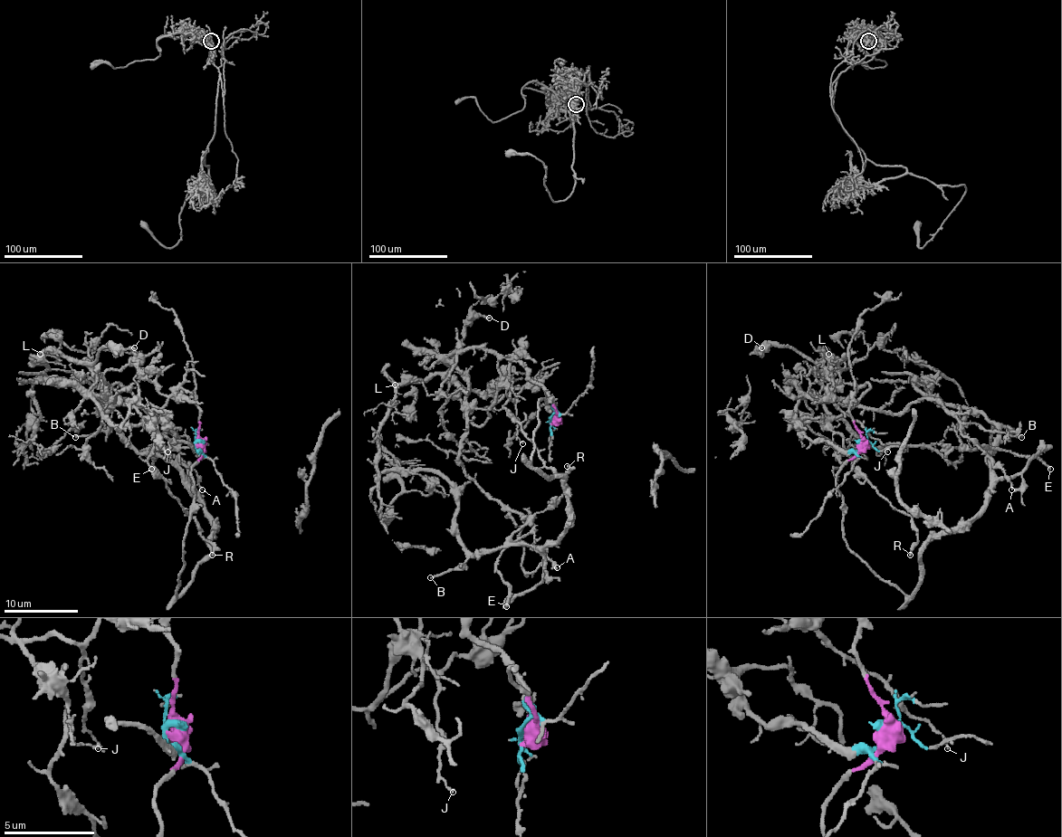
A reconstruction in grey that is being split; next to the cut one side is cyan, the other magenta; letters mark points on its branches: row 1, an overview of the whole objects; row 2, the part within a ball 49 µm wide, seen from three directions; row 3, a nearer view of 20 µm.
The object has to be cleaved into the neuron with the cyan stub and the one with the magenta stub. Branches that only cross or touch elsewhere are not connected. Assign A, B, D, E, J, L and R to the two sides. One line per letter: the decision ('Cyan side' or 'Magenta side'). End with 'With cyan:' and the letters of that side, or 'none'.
A: Cyan side
B: Magenta side
D: Cyan side
E: Cyan side
J: Cyan side
L: Cyan side
R: Cyan side
With cyan: A, D, E, J, L, R

